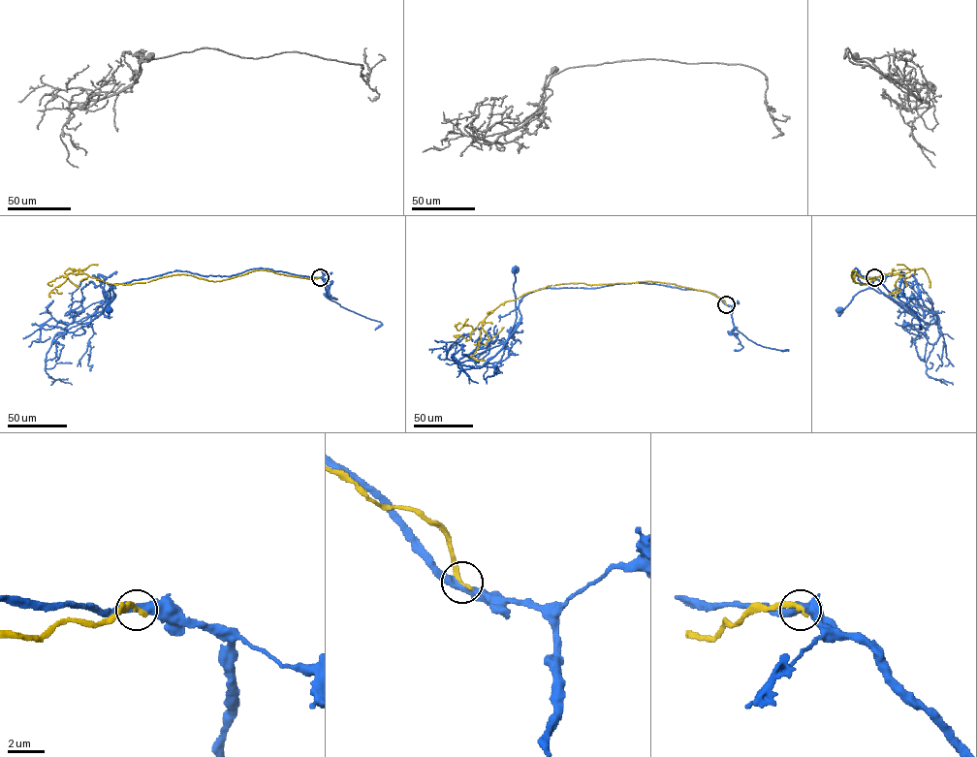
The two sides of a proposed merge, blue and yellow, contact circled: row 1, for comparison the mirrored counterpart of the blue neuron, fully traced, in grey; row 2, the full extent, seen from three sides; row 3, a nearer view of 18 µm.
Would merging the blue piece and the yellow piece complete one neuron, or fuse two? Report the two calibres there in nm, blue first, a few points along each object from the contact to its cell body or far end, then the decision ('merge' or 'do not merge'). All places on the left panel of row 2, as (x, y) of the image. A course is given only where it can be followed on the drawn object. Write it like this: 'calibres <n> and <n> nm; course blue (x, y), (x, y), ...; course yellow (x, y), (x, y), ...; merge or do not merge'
calibres 440 and 300 nm; course blue (320, 277), (258, 268), (230, 276), (174, 270), (114, 284), (113, 297), (103, 309), (109, 288), (109, 310); course yellow (320, 277), (258, 269), (220, 281), (176, 274), (123, 284), (68, 268), (64, 272), (78, 287); do not merge

